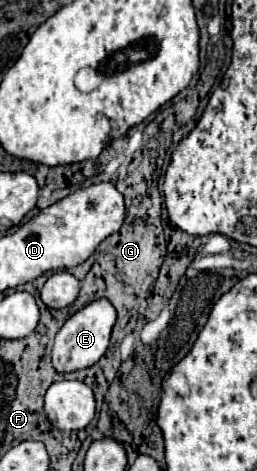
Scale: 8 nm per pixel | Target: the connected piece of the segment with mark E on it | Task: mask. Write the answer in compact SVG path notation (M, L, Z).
M95 300L85 308L81 308L77 314L73 314L55 336L55 344L51 352L51 362L55 372L67 374L67 372L89 368L95 362L99 362L99 358L109 348L109 336L113 324L115 324L115 308L107 300Z

